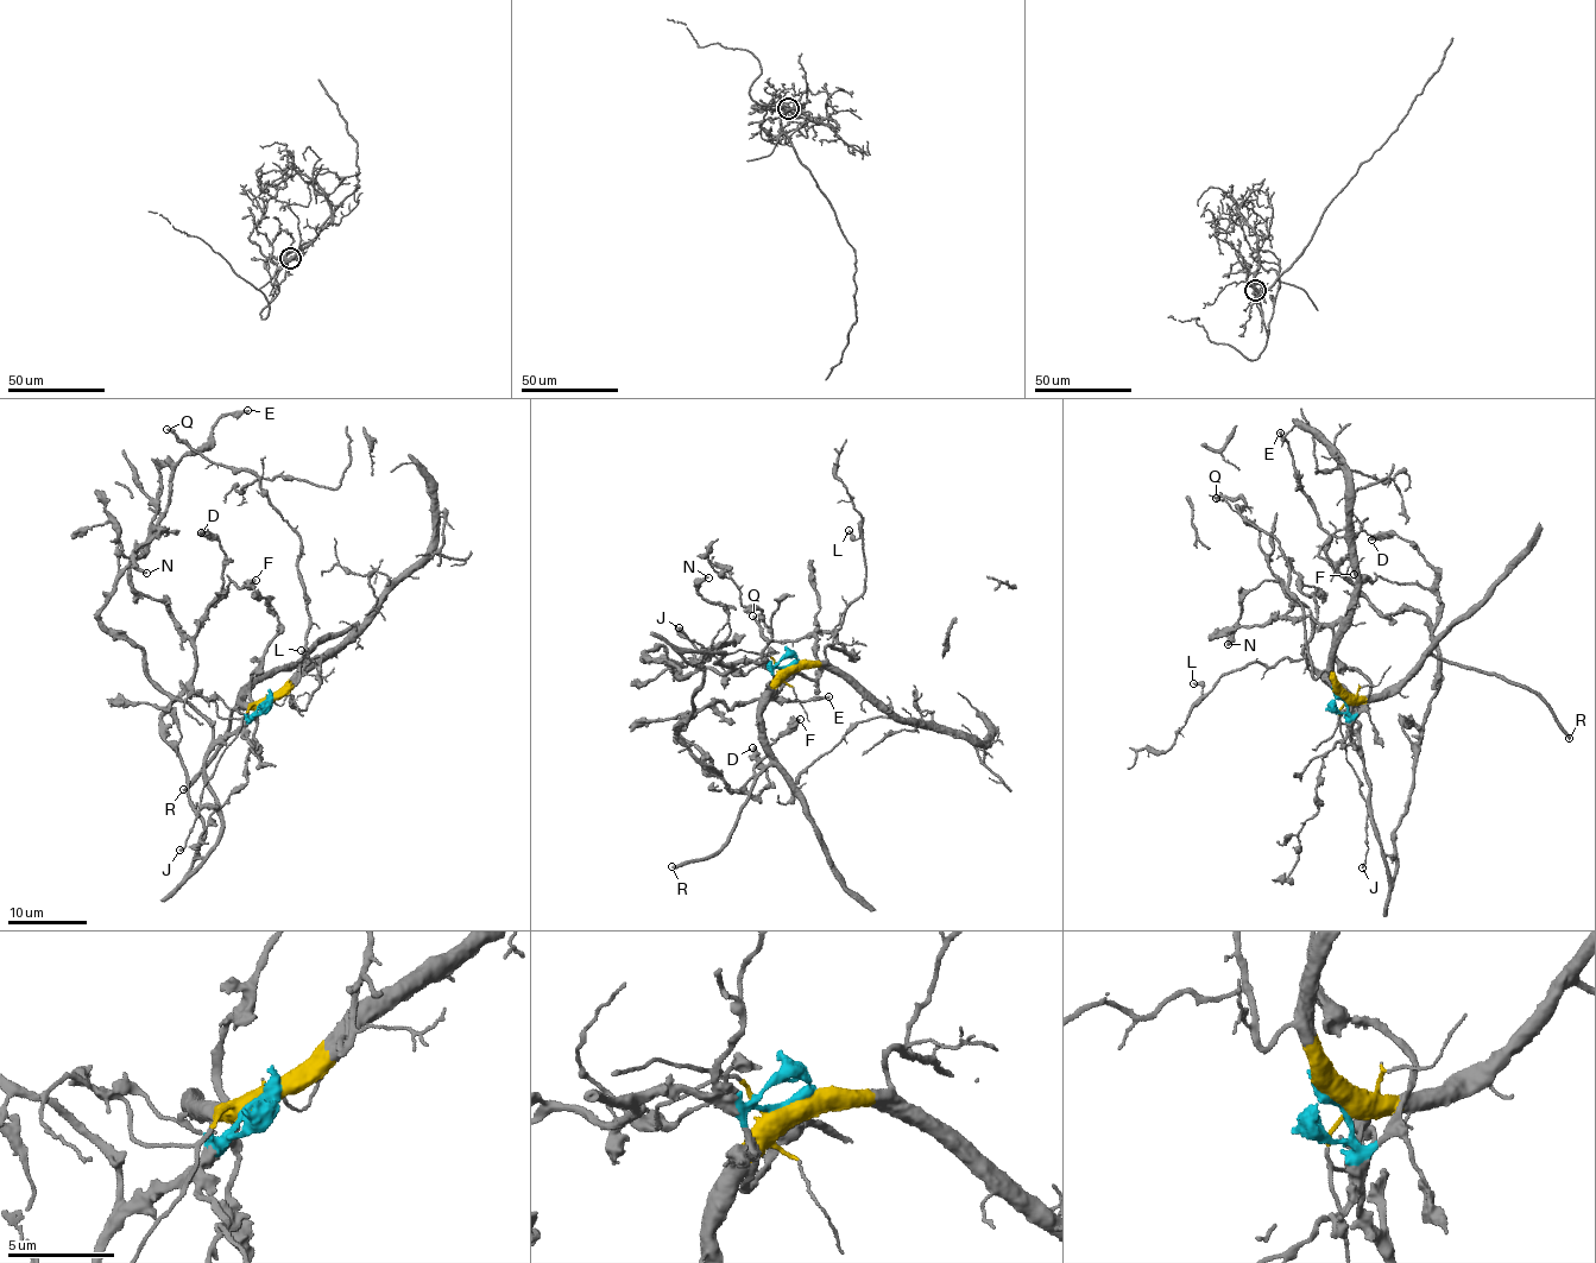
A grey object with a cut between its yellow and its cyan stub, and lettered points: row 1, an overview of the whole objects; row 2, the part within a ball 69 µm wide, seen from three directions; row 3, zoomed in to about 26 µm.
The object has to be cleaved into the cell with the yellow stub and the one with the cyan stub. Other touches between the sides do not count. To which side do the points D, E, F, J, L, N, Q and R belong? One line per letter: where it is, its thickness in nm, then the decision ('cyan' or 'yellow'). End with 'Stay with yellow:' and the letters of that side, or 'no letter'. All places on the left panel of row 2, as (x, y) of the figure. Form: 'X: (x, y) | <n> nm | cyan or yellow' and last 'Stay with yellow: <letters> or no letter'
D: (201, 532) | 360 nm | cyan
E: (247, 410) | 280 nm | cyan
F: (256, 580) | 340 nm | cyan
J: (180, 850) | 200 nm | yellow
L: (301, 650) | 200 nm | yellow
N: (146, 573) | 240 nm | cyan
Q: (166, 429) | 170 nm | yellow
R: (183, 789) | 300 nm | yellow
Stay with yellow: J, L, Q, R

